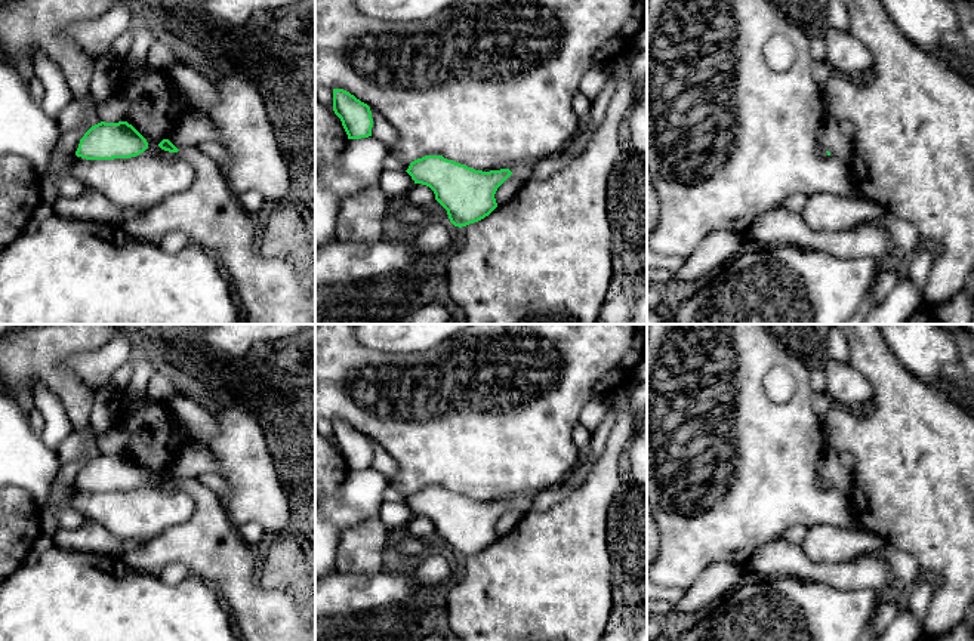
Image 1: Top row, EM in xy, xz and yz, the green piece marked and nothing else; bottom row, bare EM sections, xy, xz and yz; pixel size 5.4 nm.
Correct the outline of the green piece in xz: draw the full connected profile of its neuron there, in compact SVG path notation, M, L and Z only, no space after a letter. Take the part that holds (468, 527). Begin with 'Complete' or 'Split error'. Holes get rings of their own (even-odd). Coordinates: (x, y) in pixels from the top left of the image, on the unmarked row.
Split error. M425 487L412 493L406 503L414 515L429 518L435 531L447 542L450 554L462 560L488 548L497 539L497 520L511 506L528 512L533 497L534 493L524 493L511 502L483 503L443 487Z

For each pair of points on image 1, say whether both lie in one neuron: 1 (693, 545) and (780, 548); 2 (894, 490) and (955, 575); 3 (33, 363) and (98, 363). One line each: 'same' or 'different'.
1: different
2: same
3: different

